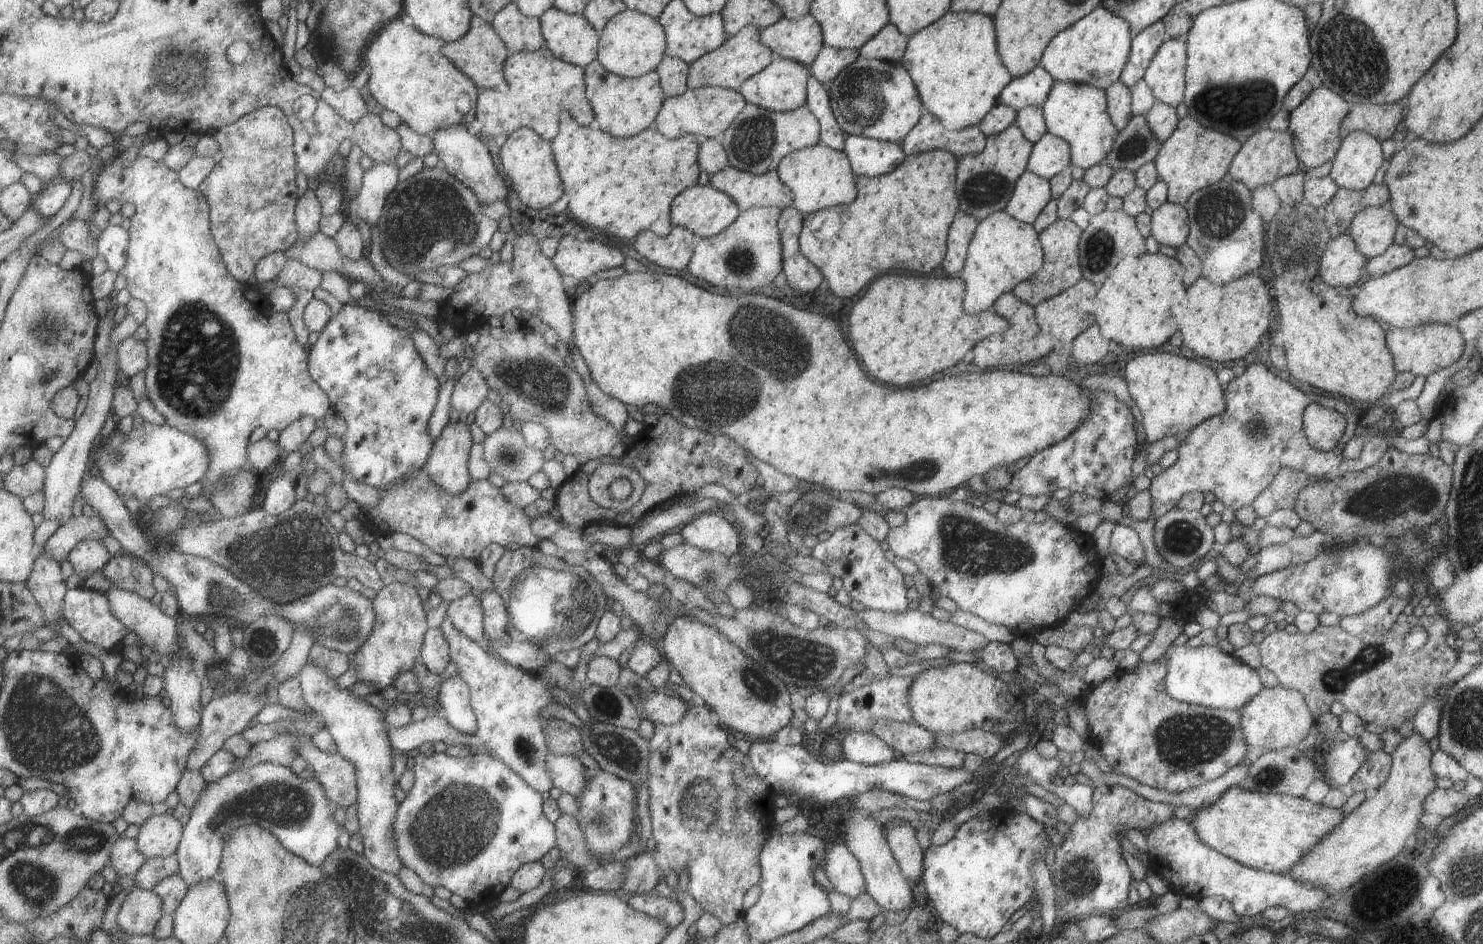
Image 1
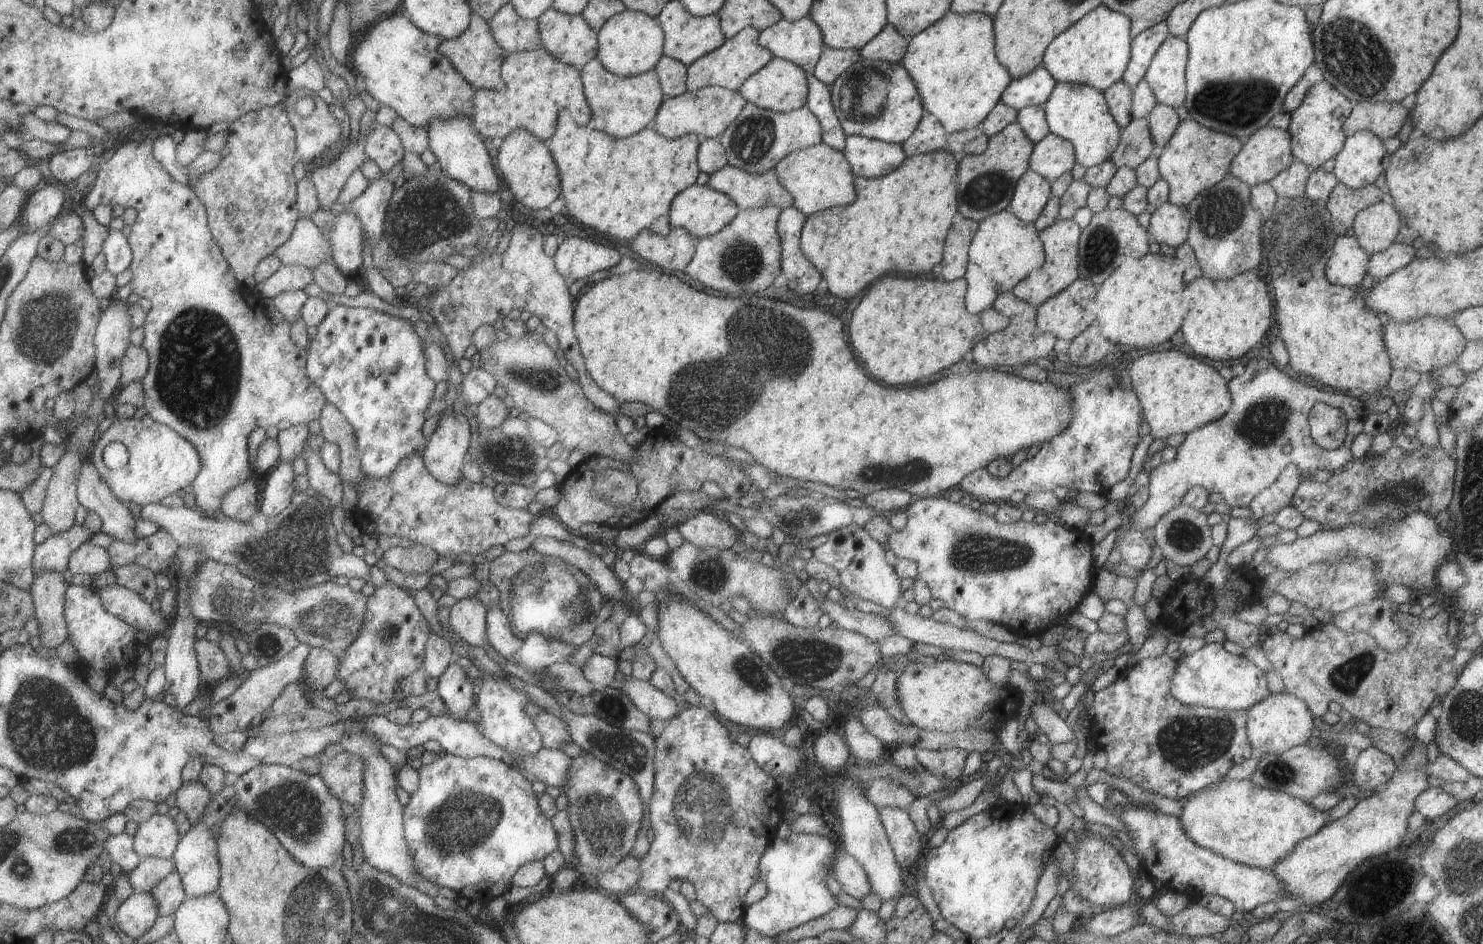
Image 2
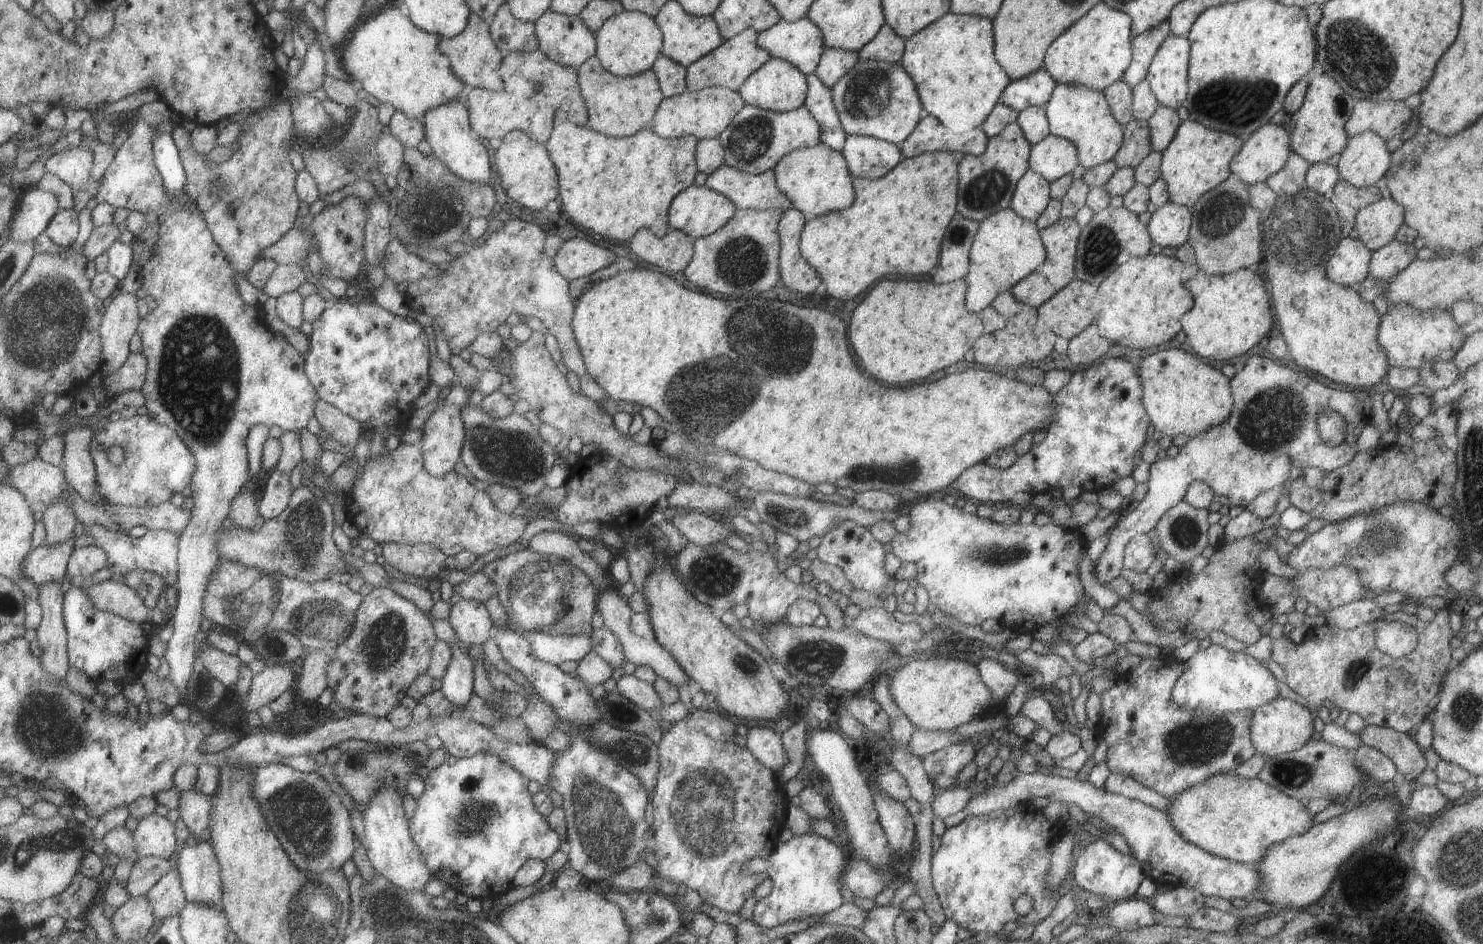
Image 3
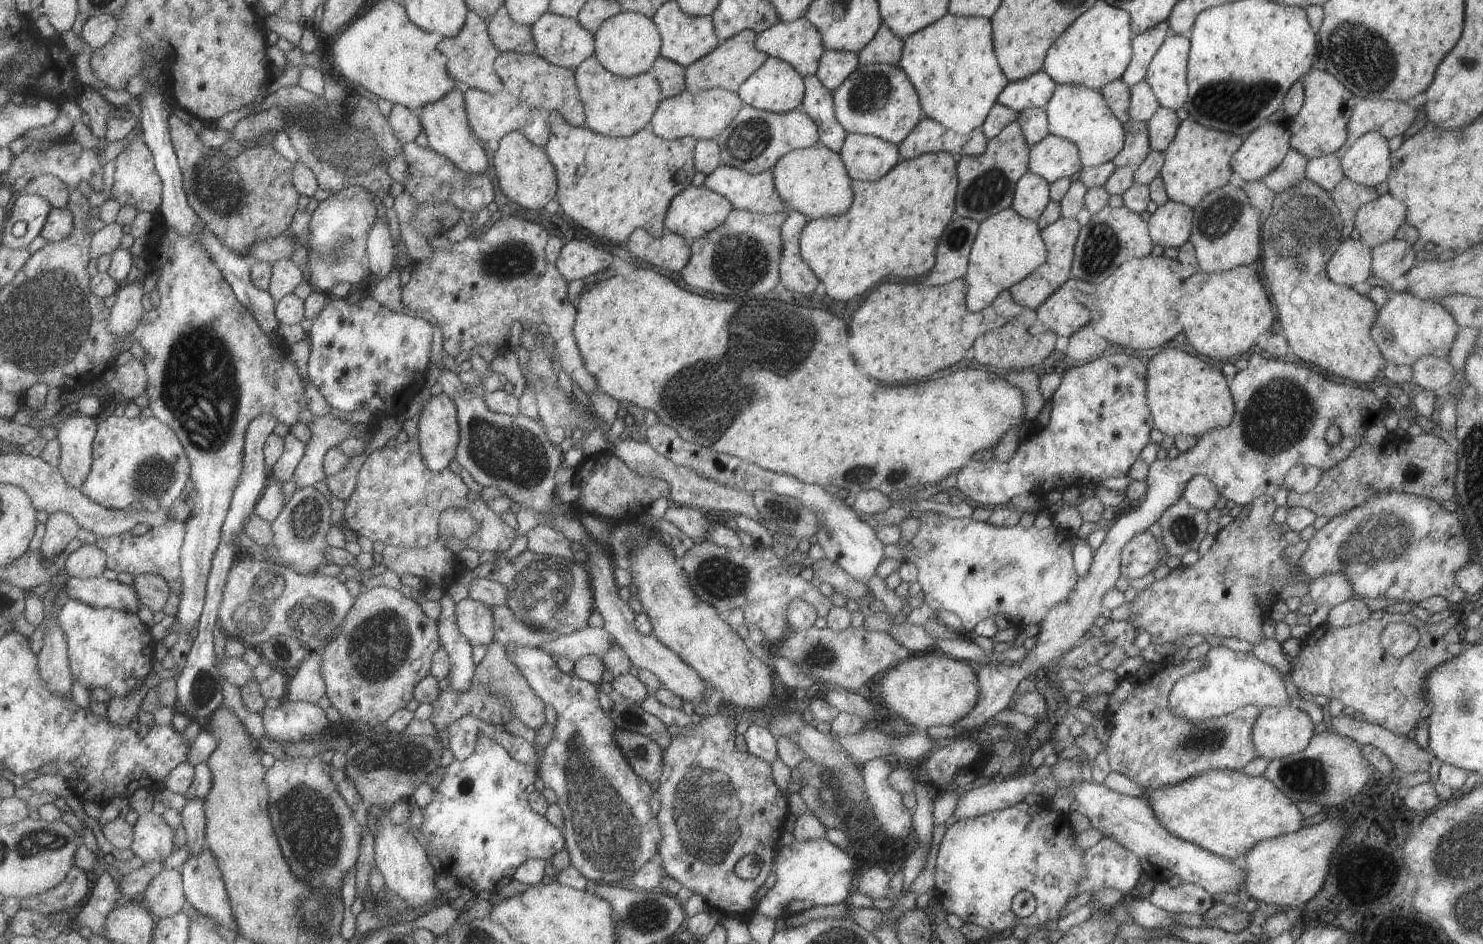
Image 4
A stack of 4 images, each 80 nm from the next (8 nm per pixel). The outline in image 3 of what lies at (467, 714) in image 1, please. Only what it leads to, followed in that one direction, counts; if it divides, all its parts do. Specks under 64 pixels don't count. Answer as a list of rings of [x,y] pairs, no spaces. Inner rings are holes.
[[[457,645],[450,646],[450,659],[445,674],[440,678],[440,691],[453,705],[464,705],[473,693],[472,658]]]

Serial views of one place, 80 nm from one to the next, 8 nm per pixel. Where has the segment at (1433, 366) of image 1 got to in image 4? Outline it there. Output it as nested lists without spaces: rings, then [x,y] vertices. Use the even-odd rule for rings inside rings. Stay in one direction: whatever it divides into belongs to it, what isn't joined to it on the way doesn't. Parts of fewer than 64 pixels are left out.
[[[1389,290],[1385,304],[1376,307],[1370,335],[1385,361],[1410,366],[1417,357],[1431,355],[1446,358],[1458,327],[1437,300],[1424,301],[1409,291]]]

